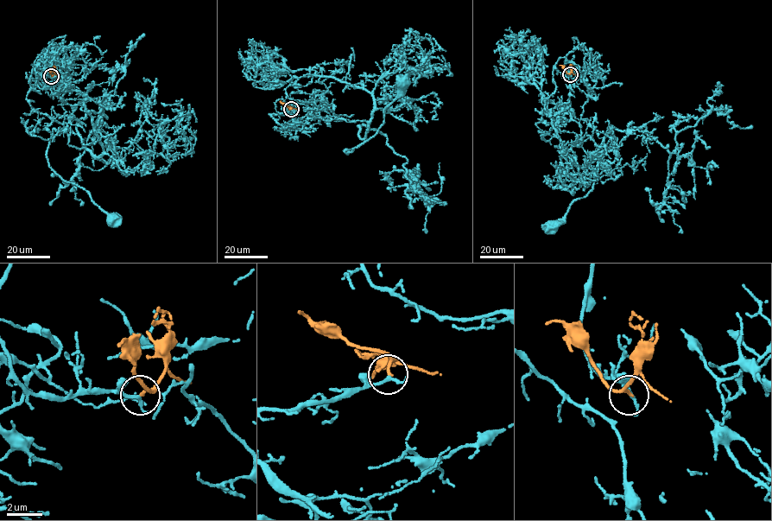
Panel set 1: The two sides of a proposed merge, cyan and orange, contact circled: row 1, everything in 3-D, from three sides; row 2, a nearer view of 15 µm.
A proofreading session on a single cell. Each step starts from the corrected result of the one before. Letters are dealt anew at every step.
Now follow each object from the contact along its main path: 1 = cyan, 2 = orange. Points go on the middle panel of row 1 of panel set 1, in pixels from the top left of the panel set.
1: (291, 110), (270, 115), (286, 129), (316, 117), (365, 120), (364, 141), (348, 154), (376, 133), (402, 79)
2: (291, 109), (280, 101)

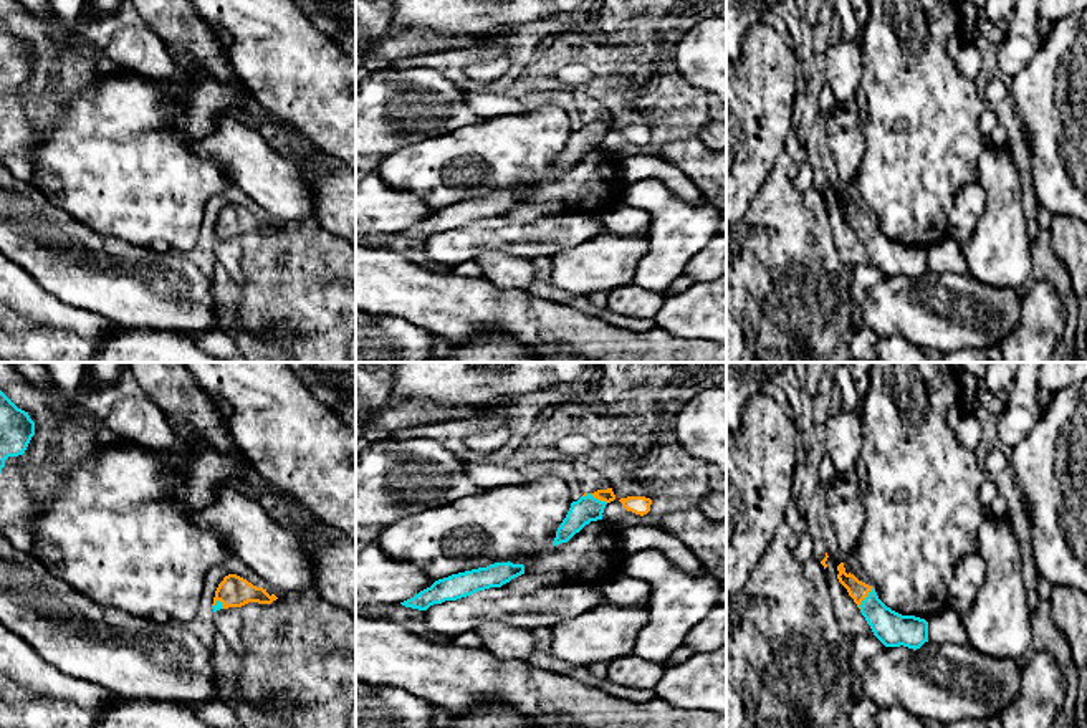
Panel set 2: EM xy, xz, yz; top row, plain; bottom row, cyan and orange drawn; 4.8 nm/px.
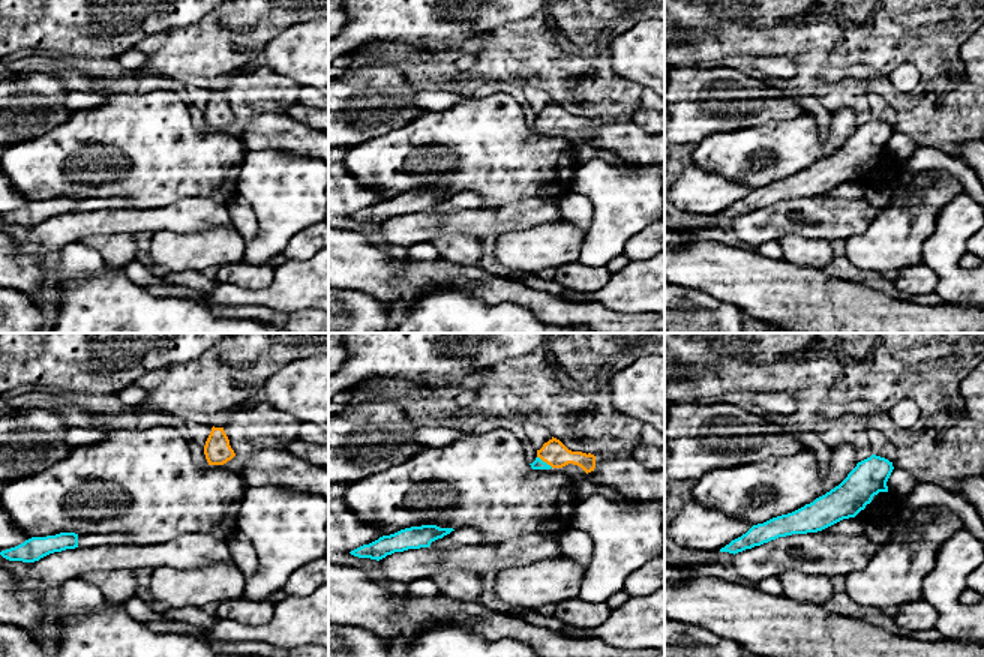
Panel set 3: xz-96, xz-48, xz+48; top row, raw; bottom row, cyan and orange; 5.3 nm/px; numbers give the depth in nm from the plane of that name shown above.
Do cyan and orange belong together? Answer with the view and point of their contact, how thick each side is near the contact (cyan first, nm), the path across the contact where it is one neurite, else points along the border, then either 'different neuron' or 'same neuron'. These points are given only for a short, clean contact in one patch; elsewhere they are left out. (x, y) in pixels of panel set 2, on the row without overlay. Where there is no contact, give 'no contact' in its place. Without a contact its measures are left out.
contact xz (593, 126); calibres 130 and 70 nm; way xz (588, 138), (593, 126), (608, 124); same neuron

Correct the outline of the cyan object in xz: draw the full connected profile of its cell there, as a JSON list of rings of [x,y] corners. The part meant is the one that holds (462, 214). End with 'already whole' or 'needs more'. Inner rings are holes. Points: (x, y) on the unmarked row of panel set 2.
[[[495,192],[435,210],[430,217],[420,220],[414,227],[400,232],[405,237],[427,240],[433,233],[457,230],[490,217],[501,217],[511,208],[524,204],[523,194]]]; already whole

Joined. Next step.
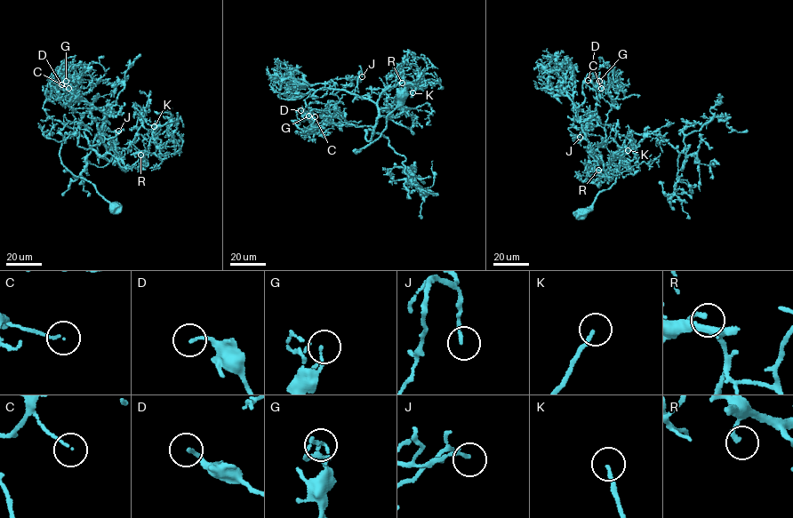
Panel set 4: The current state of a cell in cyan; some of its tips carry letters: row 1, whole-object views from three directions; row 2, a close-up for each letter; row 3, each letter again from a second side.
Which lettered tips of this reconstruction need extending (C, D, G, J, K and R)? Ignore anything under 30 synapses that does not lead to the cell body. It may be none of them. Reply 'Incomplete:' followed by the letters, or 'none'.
Incomplete: J, K, R

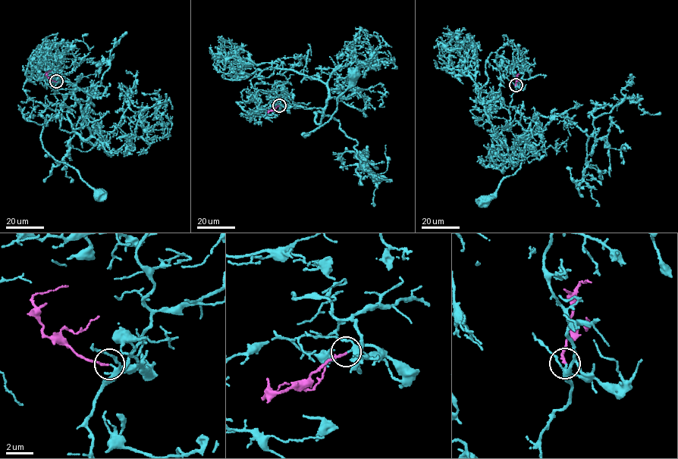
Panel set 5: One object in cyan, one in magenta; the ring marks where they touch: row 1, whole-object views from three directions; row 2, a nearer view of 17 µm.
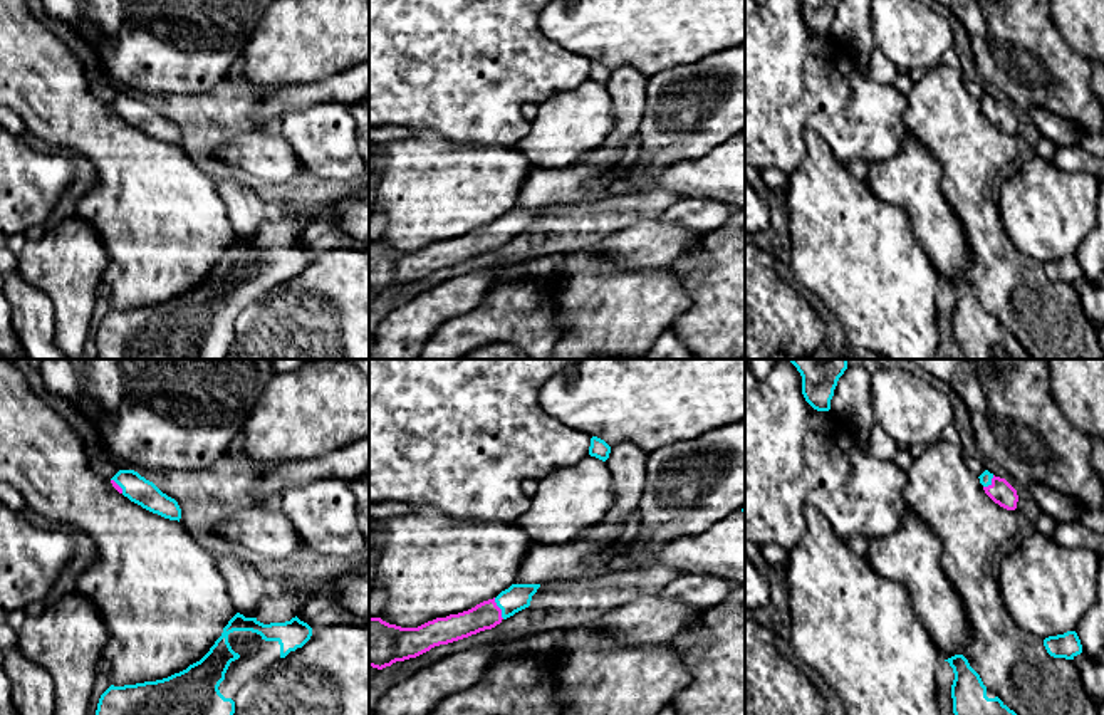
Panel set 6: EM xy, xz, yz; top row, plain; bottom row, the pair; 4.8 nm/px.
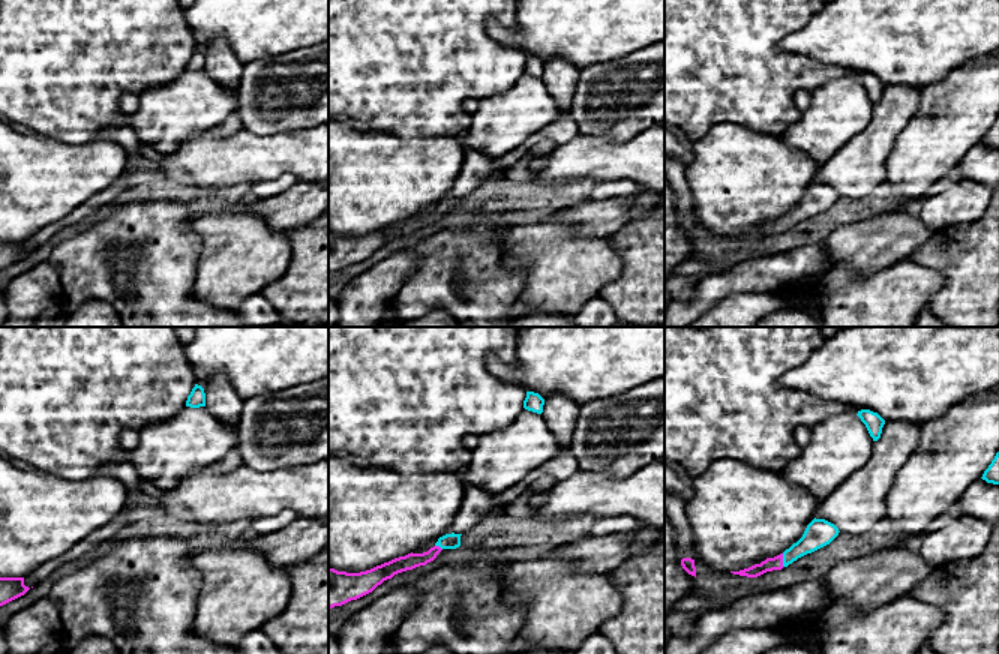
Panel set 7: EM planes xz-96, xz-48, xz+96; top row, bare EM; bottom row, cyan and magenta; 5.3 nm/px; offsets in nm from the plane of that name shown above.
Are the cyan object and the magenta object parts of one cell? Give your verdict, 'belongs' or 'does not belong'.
belongs

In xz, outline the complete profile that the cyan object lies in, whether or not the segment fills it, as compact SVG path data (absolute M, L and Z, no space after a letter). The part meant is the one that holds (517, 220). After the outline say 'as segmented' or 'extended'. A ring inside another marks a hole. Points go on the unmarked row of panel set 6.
M512 208L497 222L475 232L436 242L418 252L401 252L369 242L369 290L383 294L396 285L416 282L435 270L448 269L485 253L530 230L540 208Z; extended

